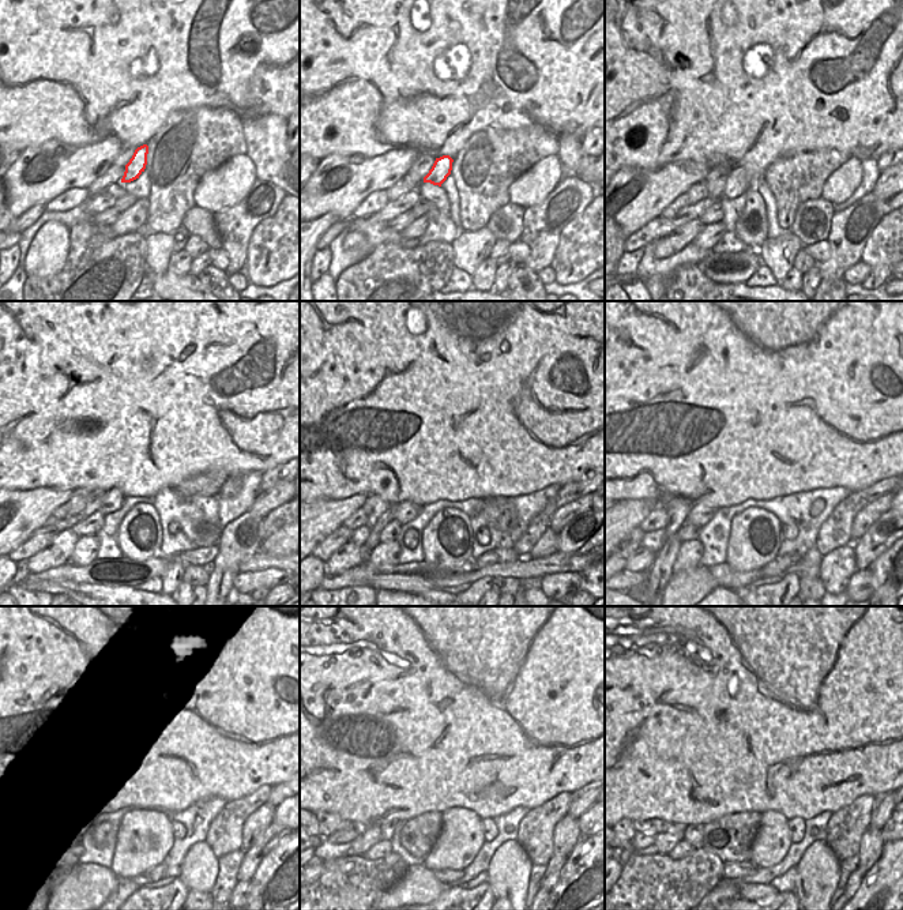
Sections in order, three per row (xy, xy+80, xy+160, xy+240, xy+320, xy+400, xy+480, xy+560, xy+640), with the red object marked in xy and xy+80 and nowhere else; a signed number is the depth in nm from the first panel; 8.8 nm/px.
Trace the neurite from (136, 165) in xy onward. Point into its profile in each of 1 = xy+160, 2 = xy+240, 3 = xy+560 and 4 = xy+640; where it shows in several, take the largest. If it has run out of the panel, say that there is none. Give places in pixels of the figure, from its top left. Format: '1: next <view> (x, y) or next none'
1: next xy+160 (737, 183)
2: next xy+240 (113, 499)
3: next xy+560 (387, 828)
4: next xy+640 (693, 833)

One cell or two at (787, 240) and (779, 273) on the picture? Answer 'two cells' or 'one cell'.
one cell

